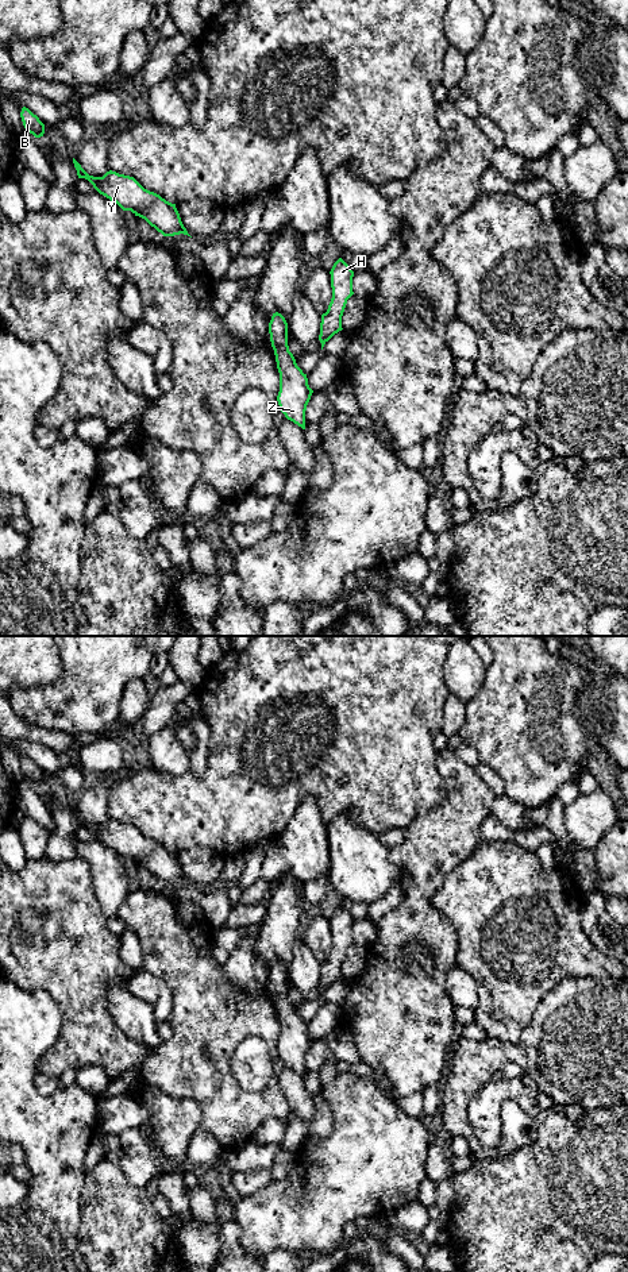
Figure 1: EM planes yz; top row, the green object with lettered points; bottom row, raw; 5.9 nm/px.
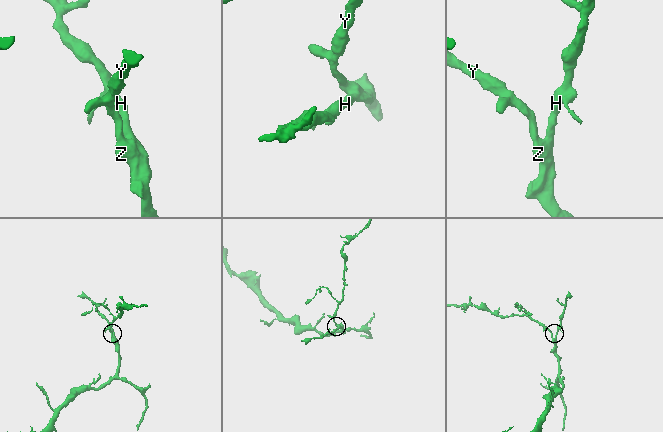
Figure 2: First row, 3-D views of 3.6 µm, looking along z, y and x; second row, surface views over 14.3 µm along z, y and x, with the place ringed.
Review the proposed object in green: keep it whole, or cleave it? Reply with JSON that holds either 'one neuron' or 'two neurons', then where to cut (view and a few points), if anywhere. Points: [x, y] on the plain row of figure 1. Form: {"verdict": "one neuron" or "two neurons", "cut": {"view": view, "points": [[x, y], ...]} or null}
{"verdict": "one neuron", "cut": null}

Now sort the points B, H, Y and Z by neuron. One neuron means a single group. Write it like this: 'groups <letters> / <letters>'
groups B H Y Z

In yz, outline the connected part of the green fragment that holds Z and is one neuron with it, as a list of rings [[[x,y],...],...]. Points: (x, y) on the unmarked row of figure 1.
[[[276,960],[269,971],[271,995],[280,1021],[280,1040],[277,1049],[285,1065],[305,1078],[305,1059],[313,1038],[308,1033],[307,1022],[297,1014],[288,994],[288,971]]]

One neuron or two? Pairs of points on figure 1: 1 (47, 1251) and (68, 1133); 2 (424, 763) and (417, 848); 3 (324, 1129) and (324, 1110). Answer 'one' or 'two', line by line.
1: one
2: two
3: one

